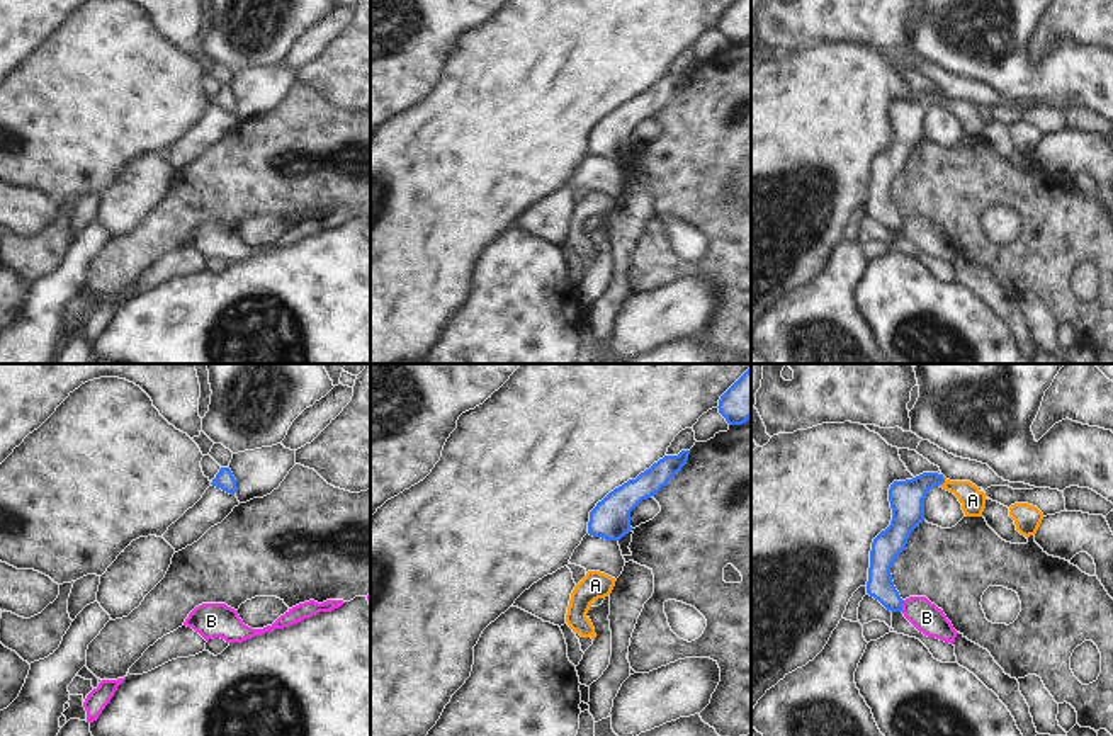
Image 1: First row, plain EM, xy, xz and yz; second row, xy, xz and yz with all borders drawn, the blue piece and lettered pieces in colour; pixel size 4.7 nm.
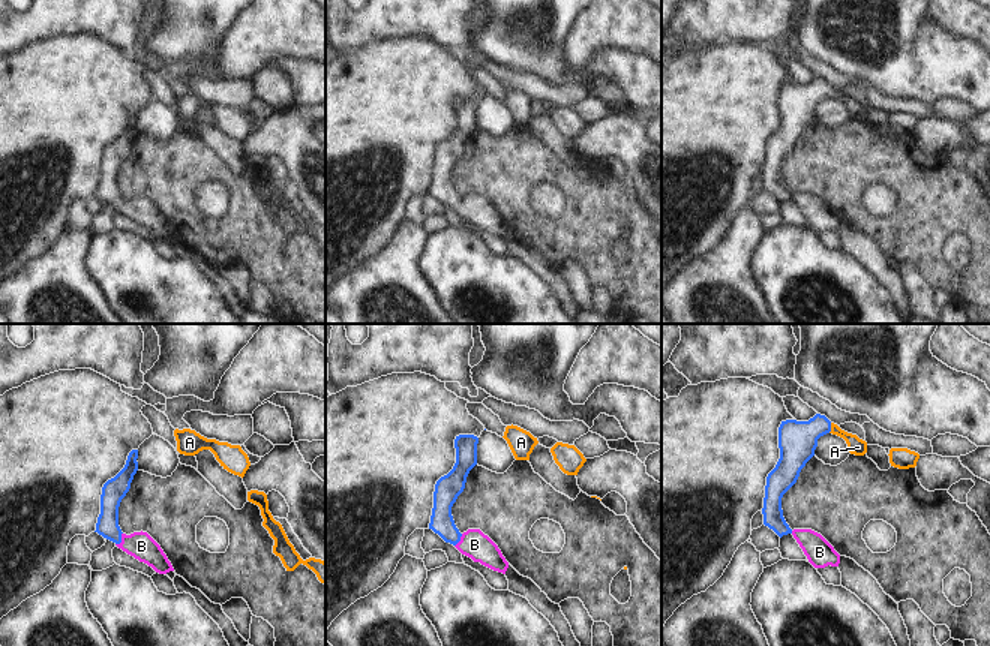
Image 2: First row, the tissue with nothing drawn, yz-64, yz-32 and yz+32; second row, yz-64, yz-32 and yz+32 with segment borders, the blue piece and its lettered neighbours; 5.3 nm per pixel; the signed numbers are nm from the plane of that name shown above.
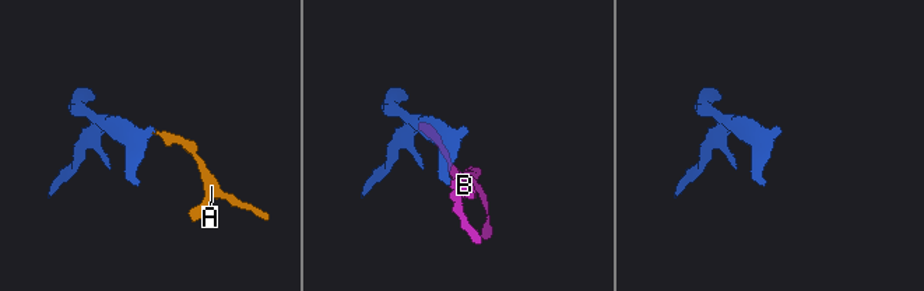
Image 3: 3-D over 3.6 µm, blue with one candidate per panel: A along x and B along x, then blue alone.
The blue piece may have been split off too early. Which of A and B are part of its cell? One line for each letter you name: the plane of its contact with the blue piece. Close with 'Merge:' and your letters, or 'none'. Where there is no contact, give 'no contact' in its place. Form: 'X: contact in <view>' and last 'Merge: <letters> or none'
A: contact in yz
B: contact in yz
Merge: A, B

